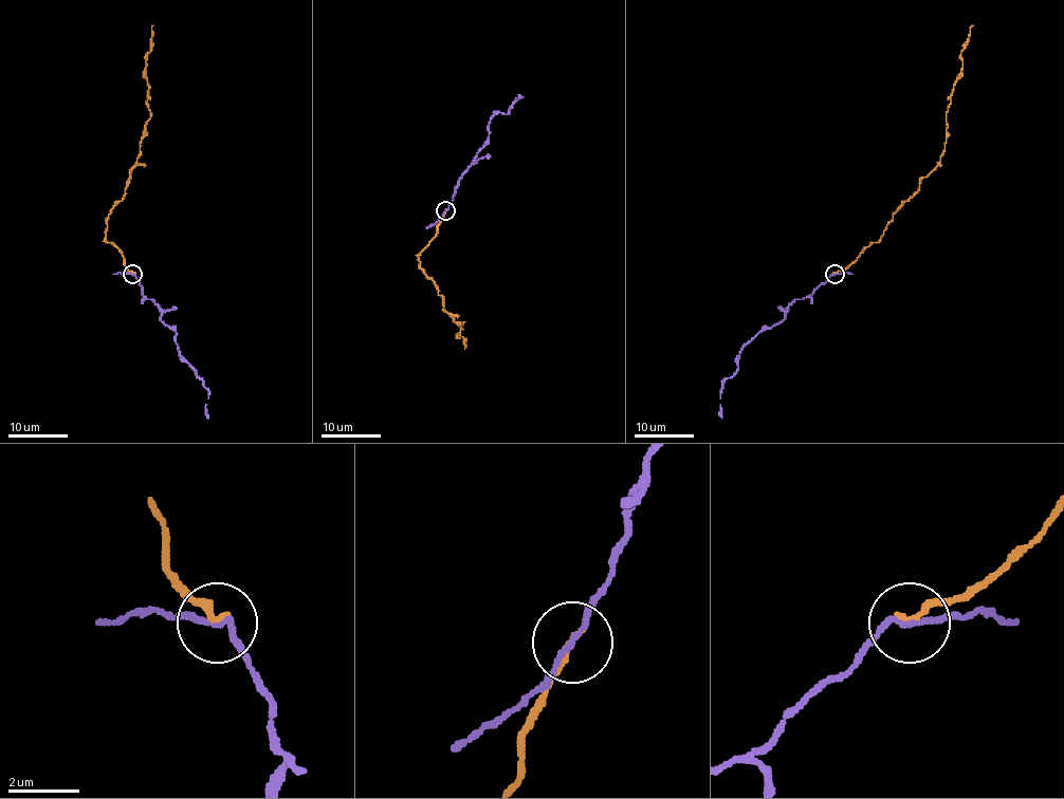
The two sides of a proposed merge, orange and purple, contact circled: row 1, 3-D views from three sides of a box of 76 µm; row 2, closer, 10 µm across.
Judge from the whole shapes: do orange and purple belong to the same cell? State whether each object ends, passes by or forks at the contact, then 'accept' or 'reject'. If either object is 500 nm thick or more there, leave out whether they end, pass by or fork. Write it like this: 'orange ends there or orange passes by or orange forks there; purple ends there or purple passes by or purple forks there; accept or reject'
orange ends there; purple passes by; accept

